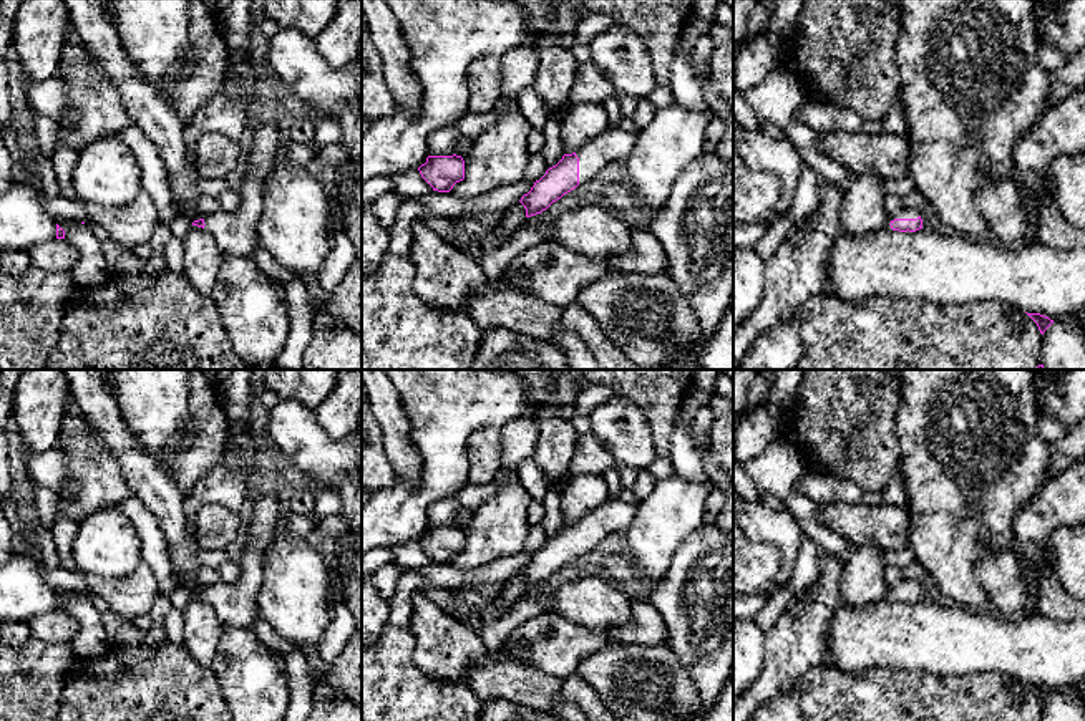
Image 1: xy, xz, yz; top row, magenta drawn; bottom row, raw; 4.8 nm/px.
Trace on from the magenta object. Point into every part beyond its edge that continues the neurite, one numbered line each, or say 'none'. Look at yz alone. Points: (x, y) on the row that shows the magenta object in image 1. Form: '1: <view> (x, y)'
1: yz (906, 212)

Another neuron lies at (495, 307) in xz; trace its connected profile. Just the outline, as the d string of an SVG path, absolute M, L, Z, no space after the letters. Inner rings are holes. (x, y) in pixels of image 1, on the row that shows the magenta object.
M488 280L486 287L470 298L468 313L483 331L508 328L546 341L552 341L556 333L566 328L582 338L601 370L644 370L634 365L577 303L554 307L508 290L498 280Z

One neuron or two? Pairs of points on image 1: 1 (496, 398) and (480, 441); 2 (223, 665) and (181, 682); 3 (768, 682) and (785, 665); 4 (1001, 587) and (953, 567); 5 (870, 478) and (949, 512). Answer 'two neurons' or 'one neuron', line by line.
1: two neurons
2: two neurons
3: one neuron
4: two neurons
5: two neurons

